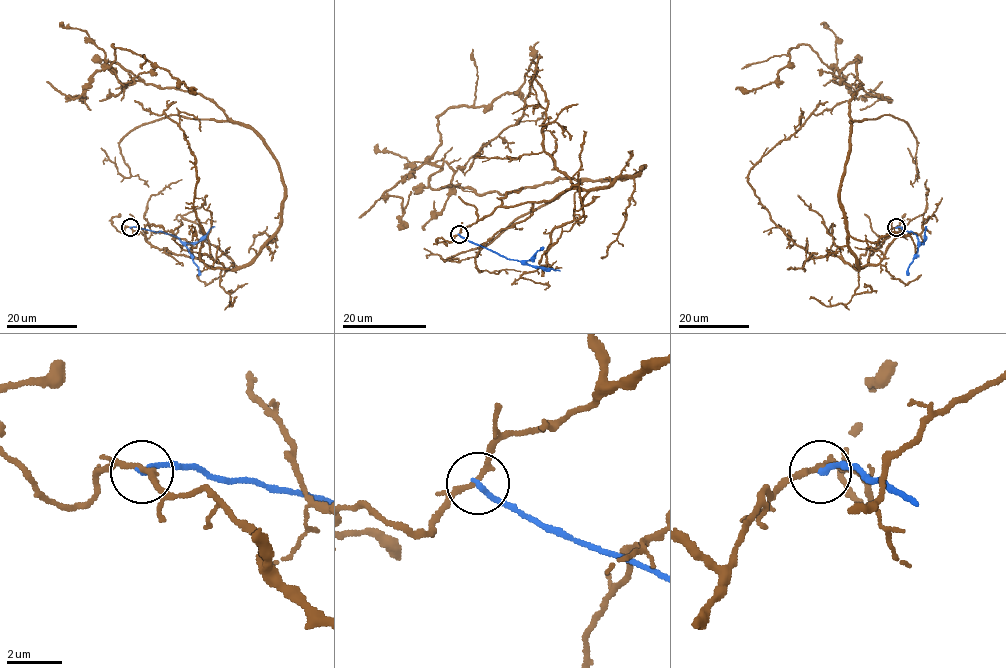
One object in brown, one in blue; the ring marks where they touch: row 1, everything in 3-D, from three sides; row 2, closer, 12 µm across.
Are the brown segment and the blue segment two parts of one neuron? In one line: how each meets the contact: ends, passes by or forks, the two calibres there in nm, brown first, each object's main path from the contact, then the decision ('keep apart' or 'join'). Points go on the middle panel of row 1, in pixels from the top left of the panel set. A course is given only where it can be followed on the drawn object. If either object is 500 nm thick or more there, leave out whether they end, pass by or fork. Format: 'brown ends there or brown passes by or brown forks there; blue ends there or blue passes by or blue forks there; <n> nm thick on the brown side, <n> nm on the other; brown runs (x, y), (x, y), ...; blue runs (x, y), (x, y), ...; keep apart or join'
brown passes by; blue ends there; 200 nm thick on the brown side, 200 nm on the other; brown runs (458, 234), (644, 167), (450, 185), (438, 118), (514, 92), (538, 42); blue runs (458, 234), (514, 260), (528, 261), (543, 247); keep apart

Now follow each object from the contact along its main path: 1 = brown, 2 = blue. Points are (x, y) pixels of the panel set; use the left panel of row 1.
1: (130, 227), (239, 269), (280, 224), (270, 149), (200, 94), (123, 85), (113, 44), (196, 89)
2: (130, 228), (162, 231), (176, 236), (188, 249), (200, 275)

